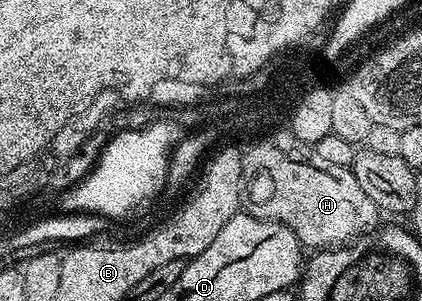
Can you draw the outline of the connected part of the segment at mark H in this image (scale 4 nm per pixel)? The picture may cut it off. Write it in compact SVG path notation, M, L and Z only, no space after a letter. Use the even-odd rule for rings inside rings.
M319 163L315 164L314 170L292 166L292 170L266 170L266 172L270 174L272 182L270 184L266 180L256 182L256 188L250 196L250 204L254 210L248 211L247 215L262 218L264 214L264 220L280 216L276 218L276 222L289 228L300 239L305 249L331 250L337 246L347 245L377 227L377 206L374 202L370 202L370 198L366 198L366 190L358 186L358 178L354 178L351 167L340 171L338 182L332 175L332 169Z

